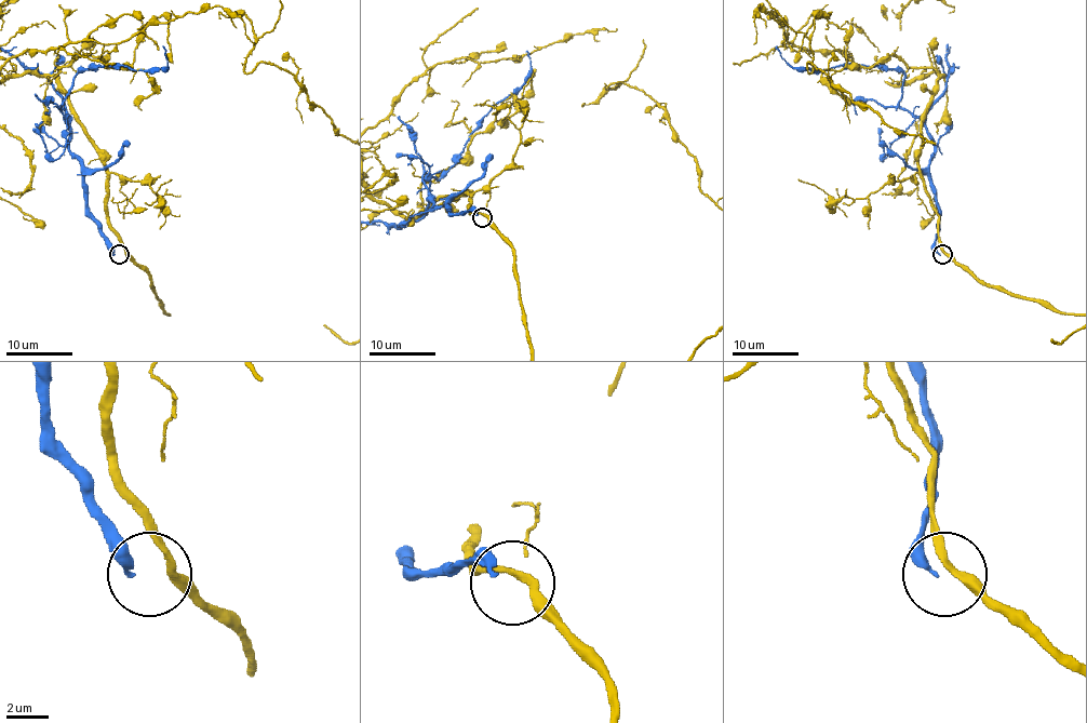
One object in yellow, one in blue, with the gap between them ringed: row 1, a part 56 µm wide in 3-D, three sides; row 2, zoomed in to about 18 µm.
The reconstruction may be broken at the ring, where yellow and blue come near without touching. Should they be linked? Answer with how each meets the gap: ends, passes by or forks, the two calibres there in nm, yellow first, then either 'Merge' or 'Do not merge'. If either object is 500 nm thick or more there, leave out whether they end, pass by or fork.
At the ring yellow passes by. At the ring blue ends. Thickness 360 nm (yellow) against 240 nm. Do not merge

